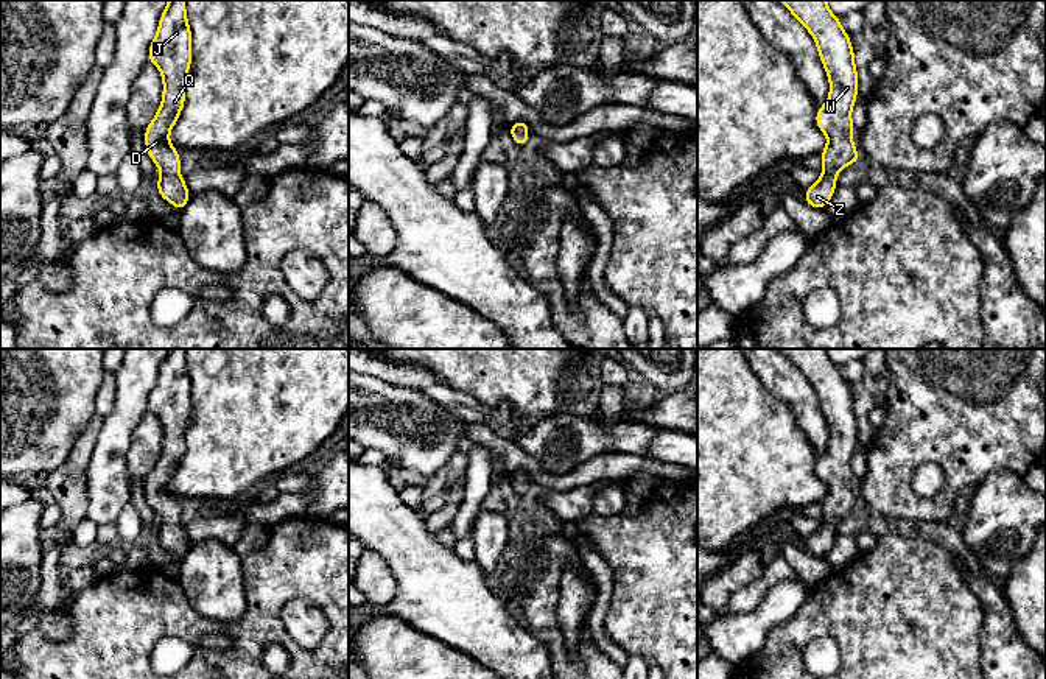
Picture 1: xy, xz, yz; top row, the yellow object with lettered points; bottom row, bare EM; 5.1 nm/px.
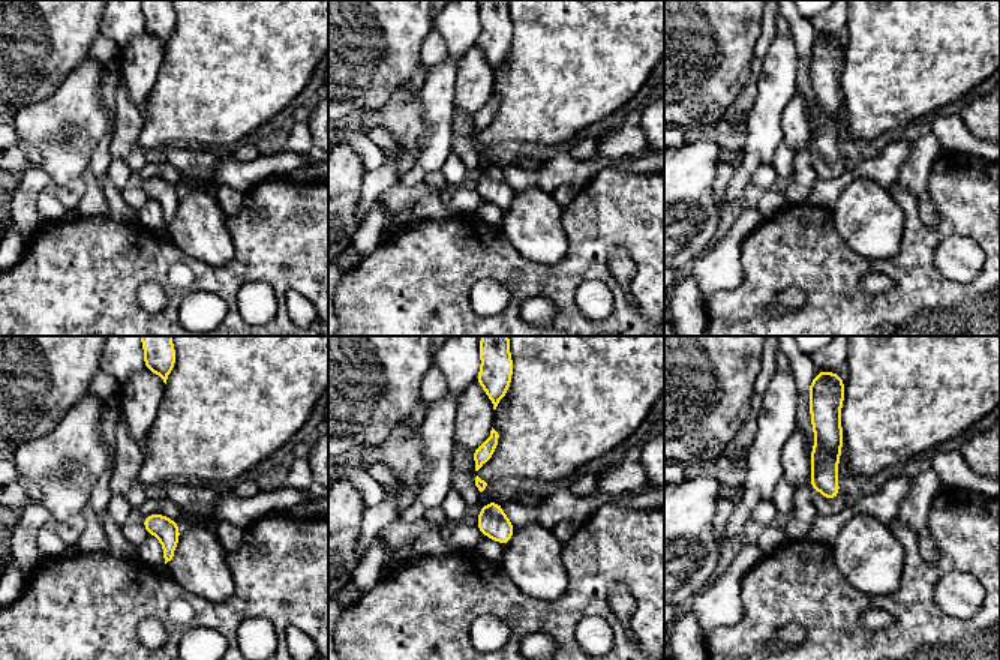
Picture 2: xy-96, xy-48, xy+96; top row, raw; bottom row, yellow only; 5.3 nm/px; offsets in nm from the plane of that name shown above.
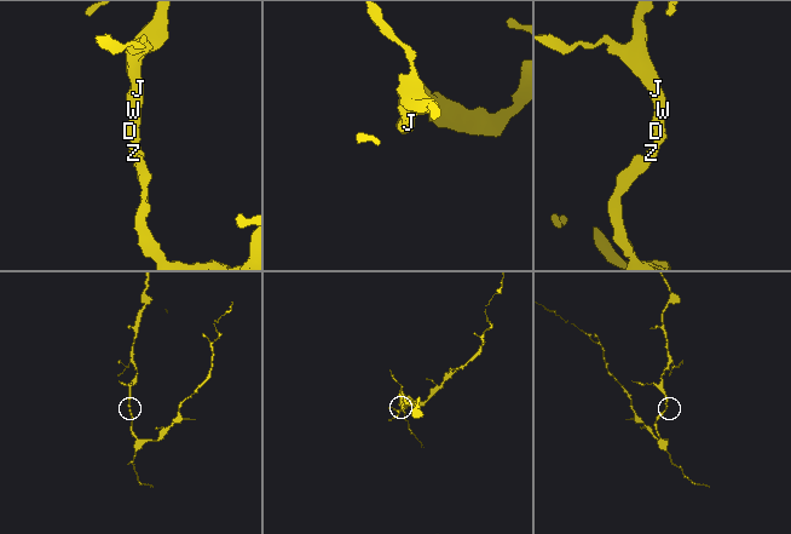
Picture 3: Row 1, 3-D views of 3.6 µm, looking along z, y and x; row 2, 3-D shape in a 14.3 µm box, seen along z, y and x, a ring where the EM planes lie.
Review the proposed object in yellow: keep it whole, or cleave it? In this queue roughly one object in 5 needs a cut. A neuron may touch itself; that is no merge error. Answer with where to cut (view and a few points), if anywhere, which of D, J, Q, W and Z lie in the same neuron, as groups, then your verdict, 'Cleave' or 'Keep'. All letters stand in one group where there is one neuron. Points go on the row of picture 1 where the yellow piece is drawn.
No split. Groups: D J Q W Z. Keep

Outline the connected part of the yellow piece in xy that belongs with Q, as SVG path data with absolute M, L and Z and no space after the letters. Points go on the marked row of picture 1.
M168 0L148 48L148 61L162 73L163 93L159 111L145 129L145 146L162 171L154 182L159 195L181 212L188 204L190 193L185 179L179 176L177 148L170 143L168 135L185 104L184 83L191 65L191 30L185 0Z

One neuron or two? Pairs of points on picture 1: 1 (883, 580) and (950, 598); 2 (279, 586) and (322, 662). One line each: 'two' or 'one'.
1: one
2: one

